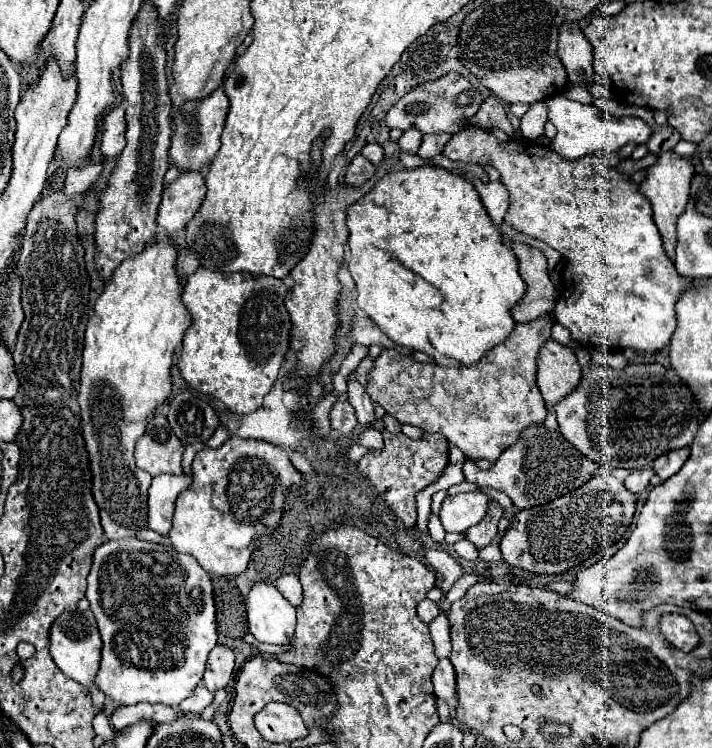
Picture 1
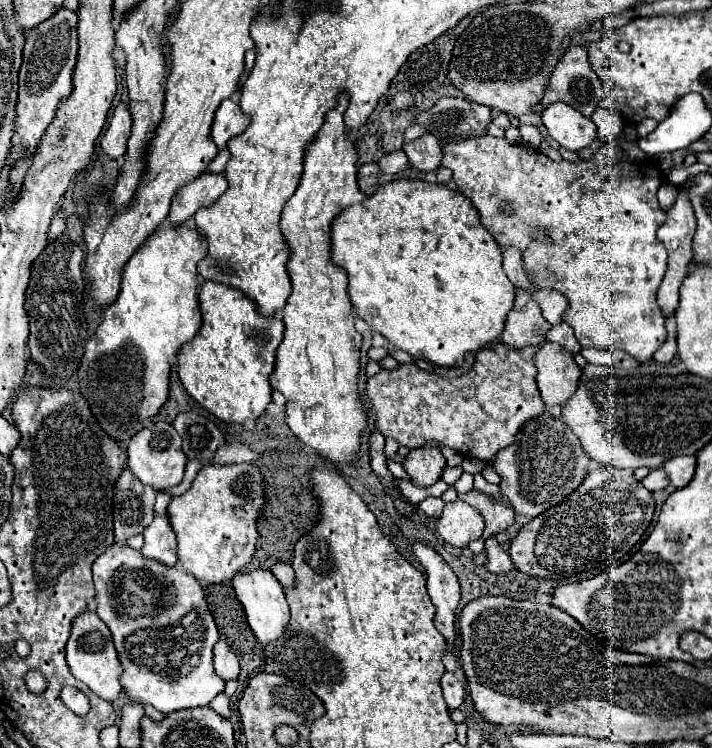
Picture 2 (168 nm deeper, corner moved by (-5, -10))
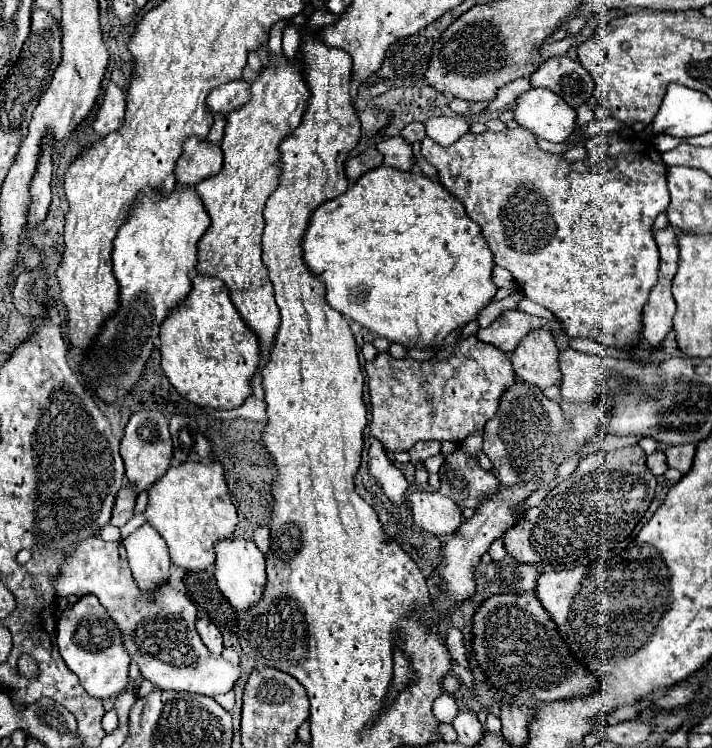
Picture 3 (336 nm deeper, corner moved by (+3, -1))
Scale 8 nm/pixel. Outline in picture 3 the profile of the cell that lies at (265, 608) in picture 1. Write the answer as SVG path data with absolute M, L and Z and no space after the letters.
M226 539L226 541L218 541L216 549L216 583L220 587L220 591L224 593L224 597L240 611L248 611L250 607L254 607L266 589L266 559L262 557L262 553L258 551L258 547L254 545L252 539Z

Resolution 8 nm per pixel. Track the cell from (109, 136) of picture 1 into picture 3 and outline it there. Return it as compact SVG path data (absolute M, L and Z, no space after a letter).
M110 83L106 87L104 93L104 101L96 113L96 121L94 121L94 131L100 137L106 137L108 133L116 131L122 123L124 123L124 111L126 111L126 101L124 101L124 93Z

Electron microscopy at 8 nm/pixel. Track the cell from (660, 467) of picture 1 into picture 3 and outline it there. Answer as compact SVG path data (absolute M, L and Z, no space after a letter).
M676 445L676 447L666 449L666 463L668 463L668 467L678 469L682 475L688 473L688 469L692 467L694 451L696 451L696 445Z

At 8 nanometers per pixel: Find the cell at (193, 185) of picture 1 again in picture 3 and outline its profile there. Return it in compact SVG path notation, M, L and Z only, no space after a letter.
M194 137L186 143L182 157L176 161L176 183L178 187L194 187L200 181L218 175L222 169L222 151L218 145L210 145L206 141L194 141Z

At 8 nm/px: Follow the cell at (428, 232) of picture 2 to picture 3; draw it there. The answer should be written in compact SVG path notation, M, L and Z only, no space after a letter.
M386 165L364 173L352 187L346 189L344 195L322 203L312 213L310 225L304 235L304 261L326 283L326 297L328 297L326 301L330 303L330 307L334 307L342 315L350 317L352 321L364 325L366 329L378 333L380 337L386 337L392 343L404 345L406 349L440 349L444 345L444 339L454 329L460 329L466 323L478 319L480 311L494 299L494 295L498 291L498 287L492 281L492 269L494 269L492 251L482 237L480 225L466 215L464 205L450 191L446 191L446 187L440 181L432 181L430 177L426 177L420 171L400 171L400 169L386 167Z

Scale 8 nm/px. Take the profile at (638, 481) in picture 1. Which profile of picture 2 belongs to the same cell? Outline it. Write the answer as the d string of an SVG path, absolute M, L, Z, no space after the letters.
M658 468L658 470L652 470L652 472L642 480L642 484L644 484L650 492L658 492L658 490L664 490L664 488L670 484L670 480L668 480L666 472L664 472L662 468Z

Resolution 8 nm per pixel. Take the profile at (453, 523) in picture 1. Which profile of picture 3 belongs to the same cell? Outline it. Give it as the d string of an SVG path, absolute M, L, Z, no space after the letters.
M414 491L408 495L406 503L414 523L440 537L454 535L464 521L460 507L438 491Z

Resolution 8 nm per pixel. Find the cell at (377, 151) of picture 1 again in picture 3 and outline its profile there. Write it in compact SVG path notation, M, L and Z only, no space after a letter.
M400 135L378 143L376 149L384 155L384 165L400 171L412 169L412 147Z

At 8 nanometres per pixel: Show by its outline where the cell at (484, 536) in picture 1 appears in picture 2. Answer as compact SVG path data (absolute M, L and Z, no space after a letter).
M470 490L466 494L458 494L458 498L464 500L470 506L474 506L484 522L486 522L486 530L482 534L482 538L488 538L496 532L504 532L508 526L514 524L514 510L508 502L500 502L500 500L494 500L492 496L480 492L480 490Z

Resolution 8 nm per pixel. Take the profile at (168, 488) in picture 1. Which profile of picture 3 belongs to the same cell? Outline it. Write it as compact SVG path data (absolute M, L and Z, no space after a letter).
M144 523L122 543L128 551L128 563L140 589L150 591L168 579L168 545L160 537L160 533L154 531L154 527Z

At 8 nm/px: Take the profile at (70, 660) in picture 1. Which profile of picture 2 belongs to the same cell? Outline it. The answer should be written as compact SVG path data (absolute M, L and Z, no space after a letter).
M84 610L74 622L72 622L72 634L66 644L66 660L70 666L70 672L74 678L84 682L96 696L112 702L120 696L120 676L122 676L122 664L118 662L118 654L114 650L112 634L108 626L98 618L96 612Z

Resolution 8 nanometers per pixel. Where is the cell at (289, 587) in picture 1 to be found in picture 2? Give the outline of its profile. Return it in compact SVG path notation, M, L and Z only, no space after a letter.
M276 562L270 570L272 570L272 574L278 578L278 582L280 582L284 588L288 588L288 586L294 582L294 570L292 570L290 564L286 564L286 562Z

